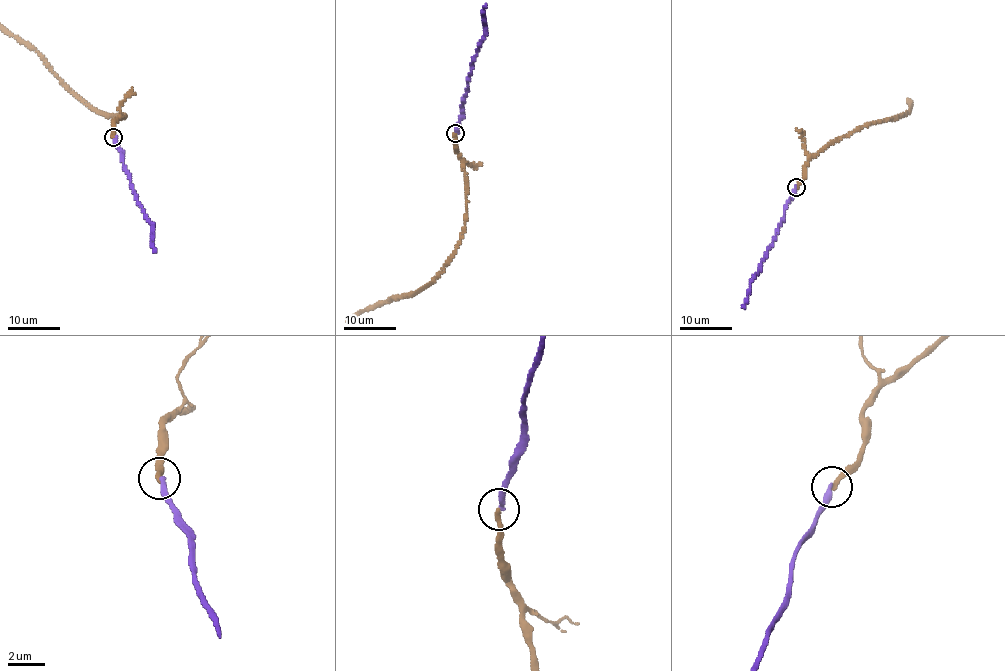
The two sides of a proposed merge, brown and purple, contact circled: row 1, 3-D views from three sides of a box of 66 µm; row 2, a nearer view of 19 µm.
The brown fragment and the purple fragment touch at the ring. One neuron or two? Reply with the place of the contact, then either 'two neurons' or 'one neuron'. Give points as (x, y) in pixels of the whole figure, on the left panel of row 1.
place (113, 137); one neuron

